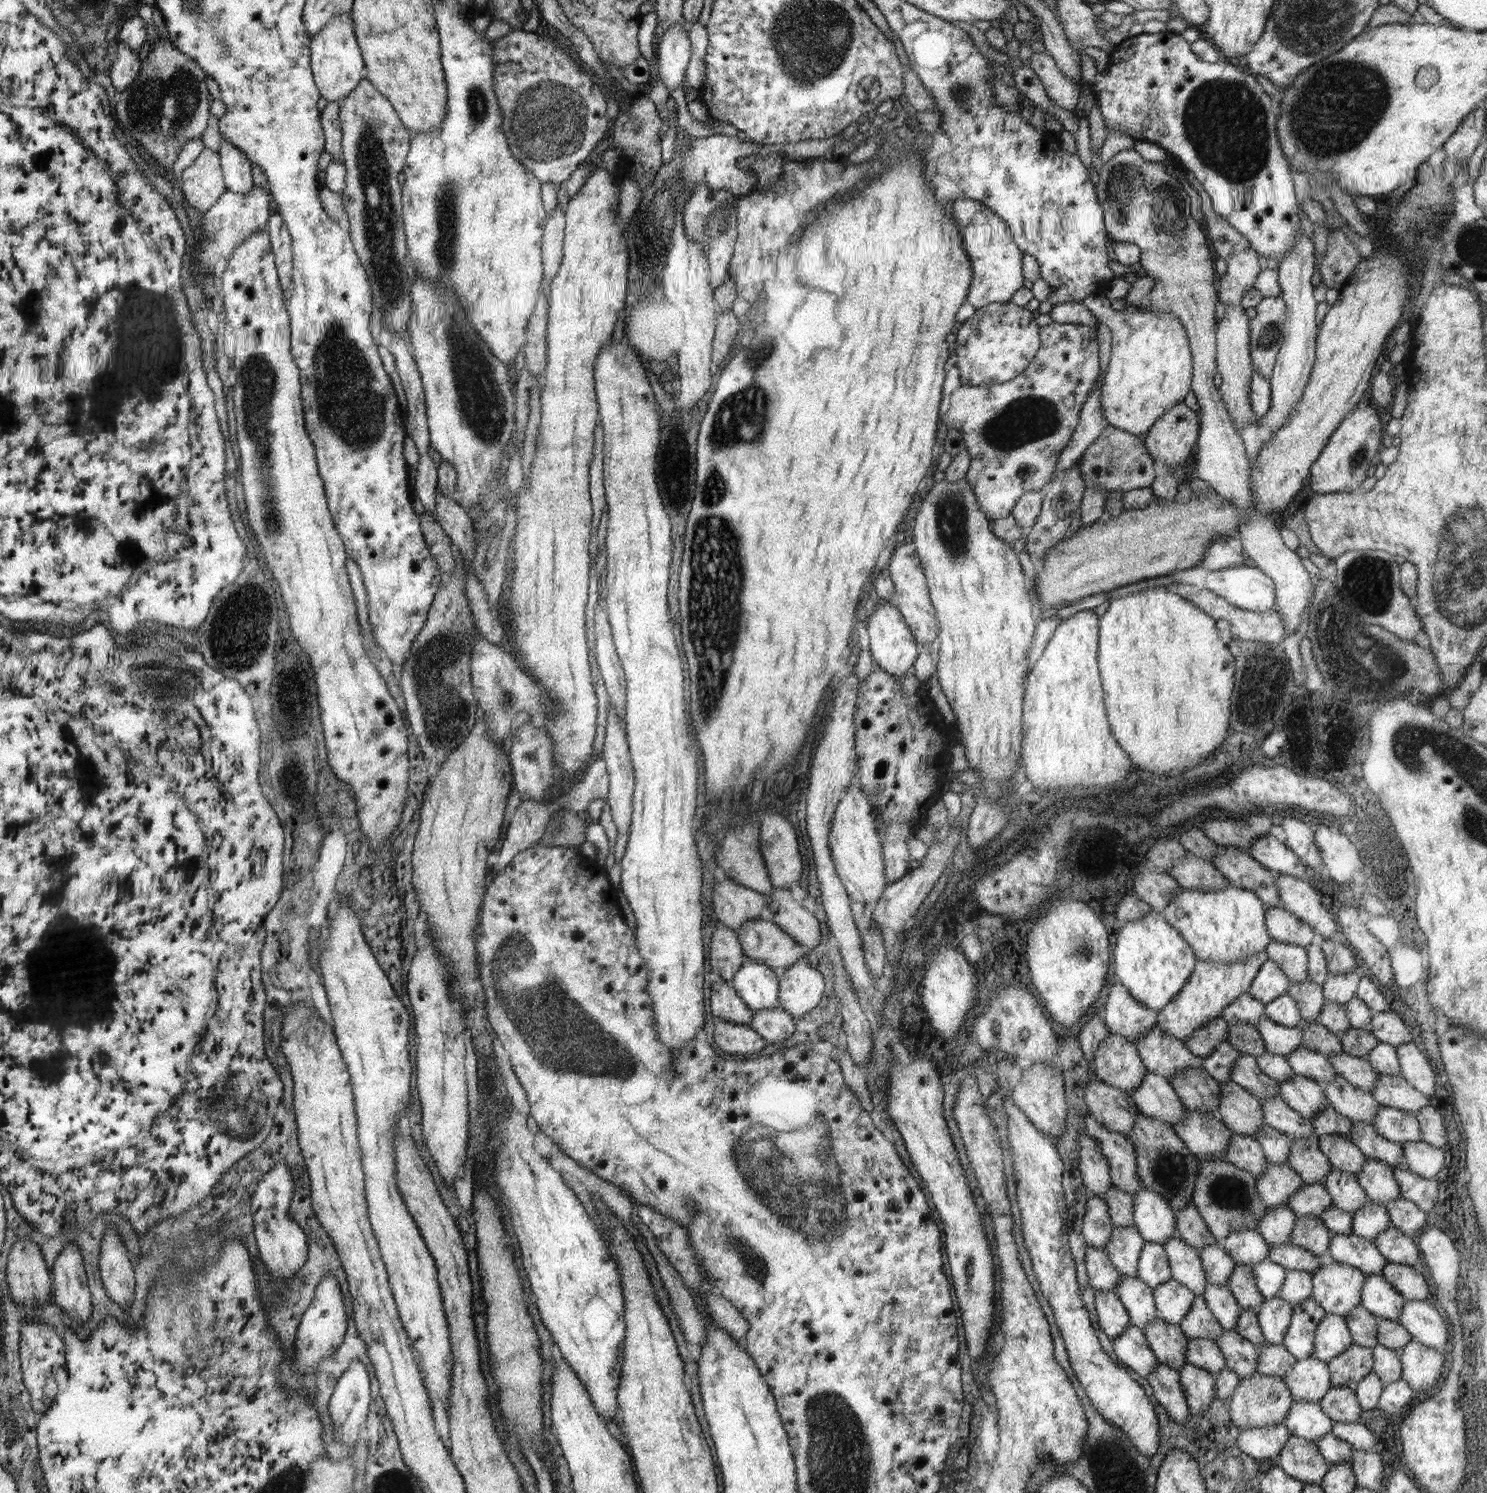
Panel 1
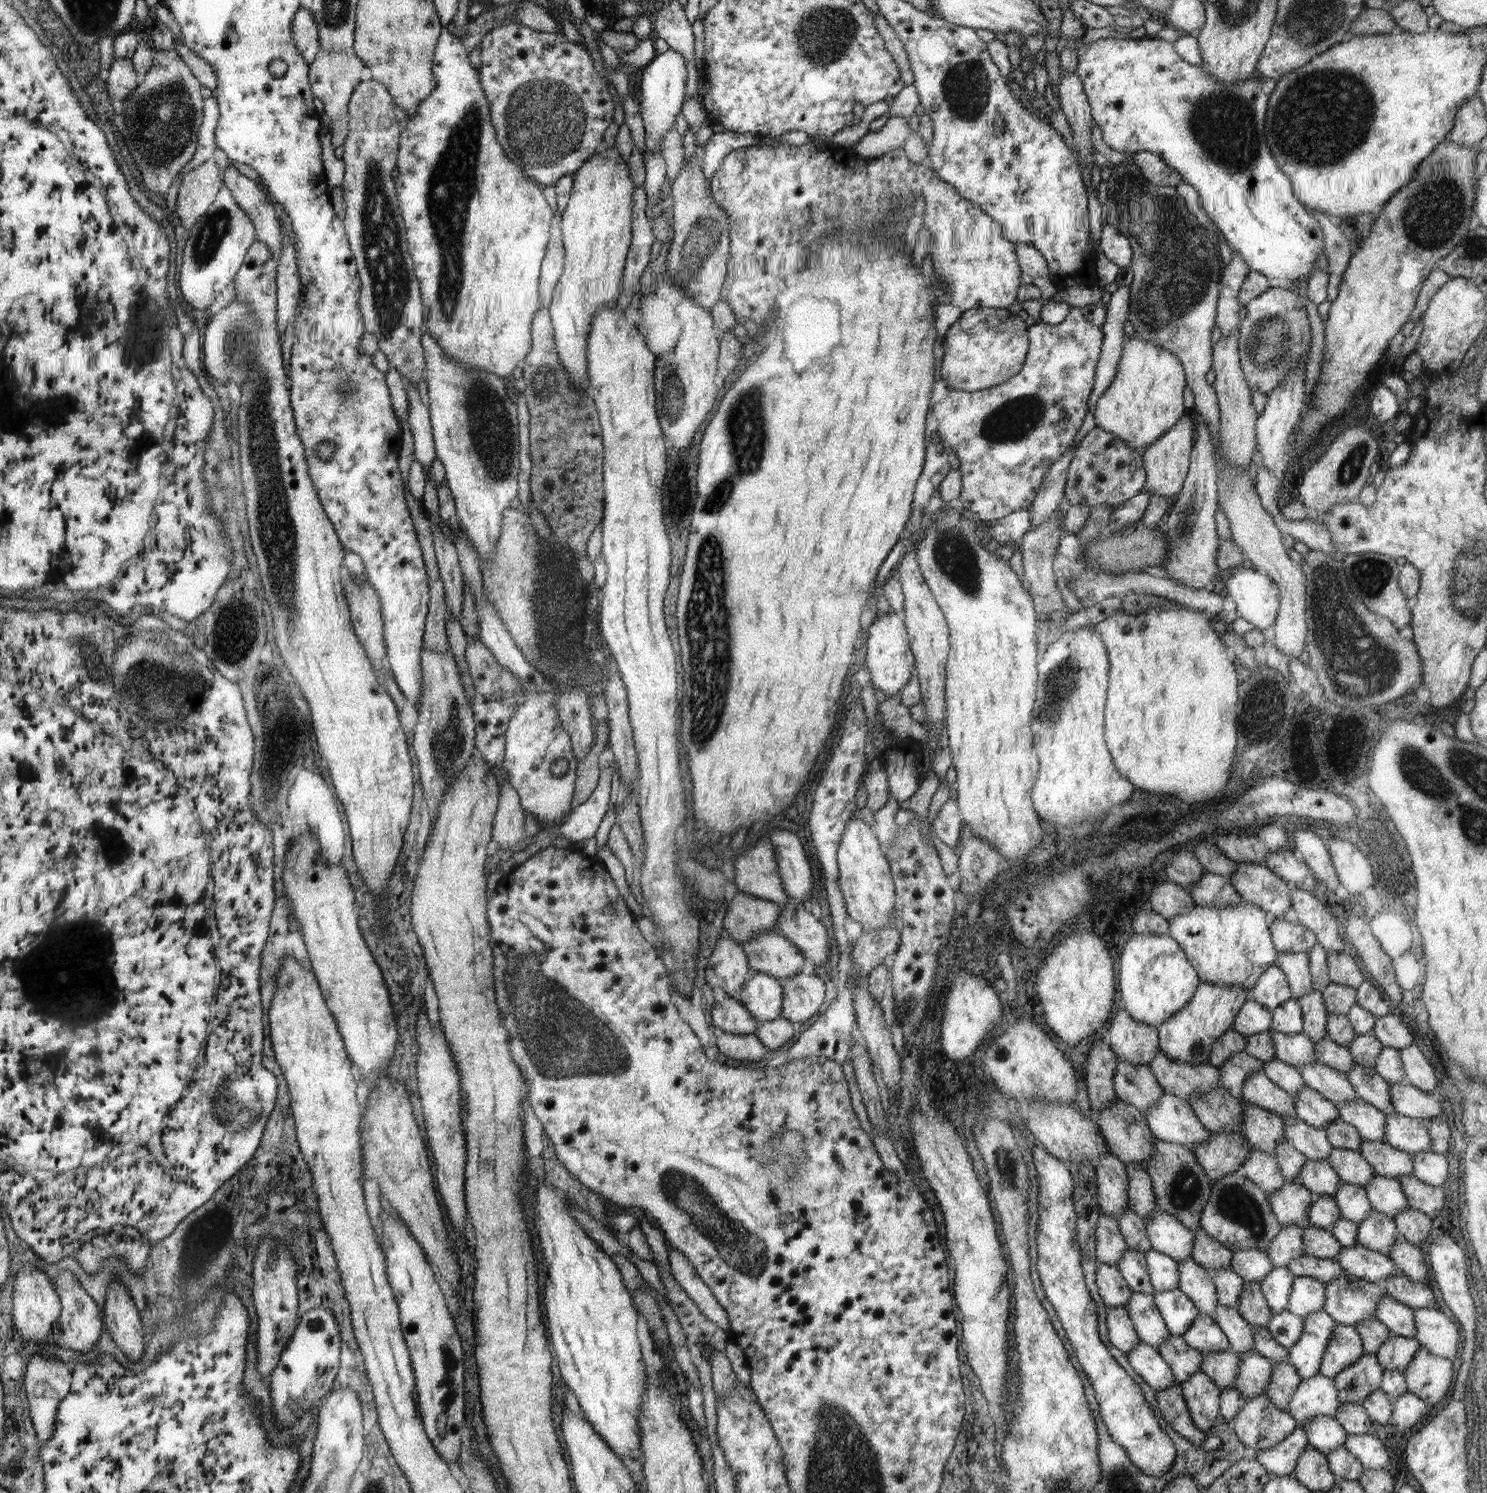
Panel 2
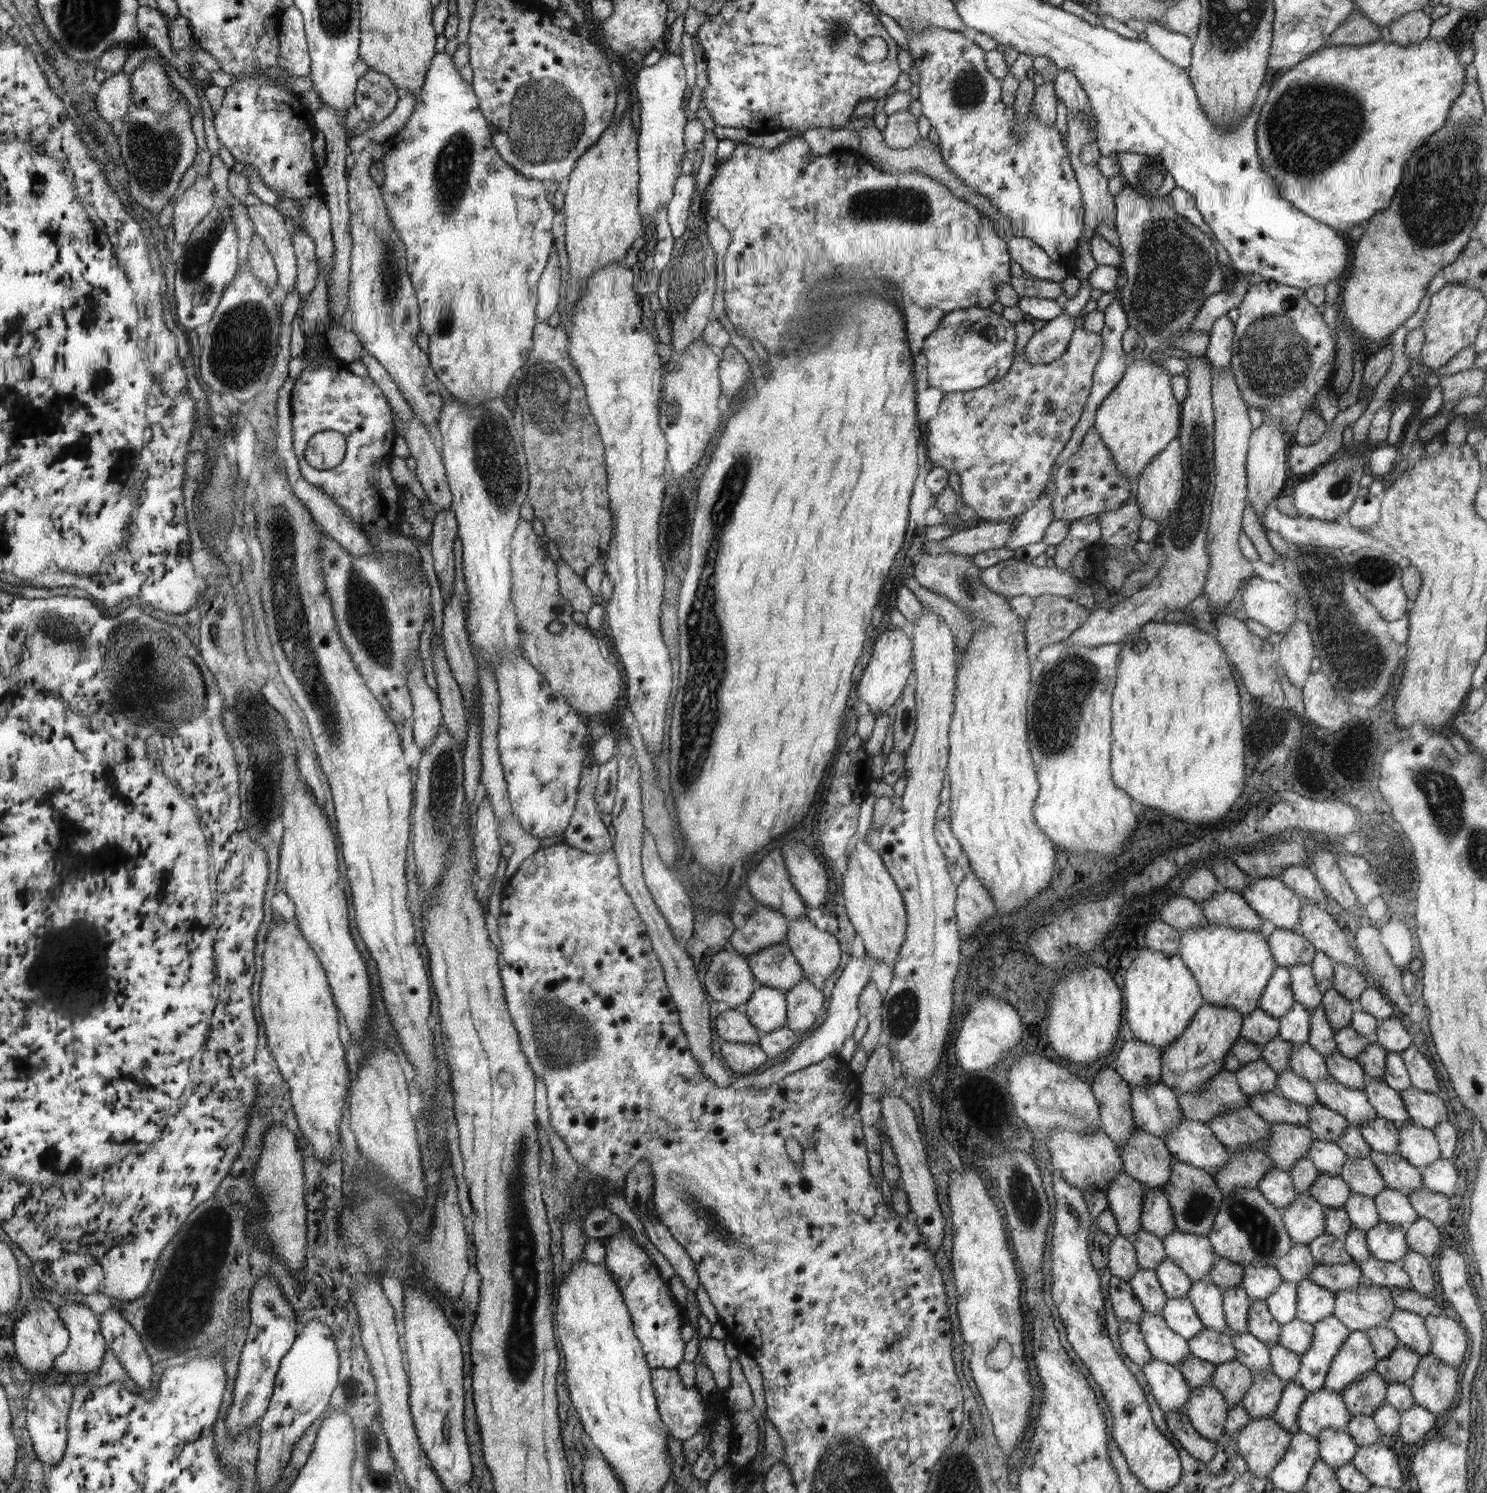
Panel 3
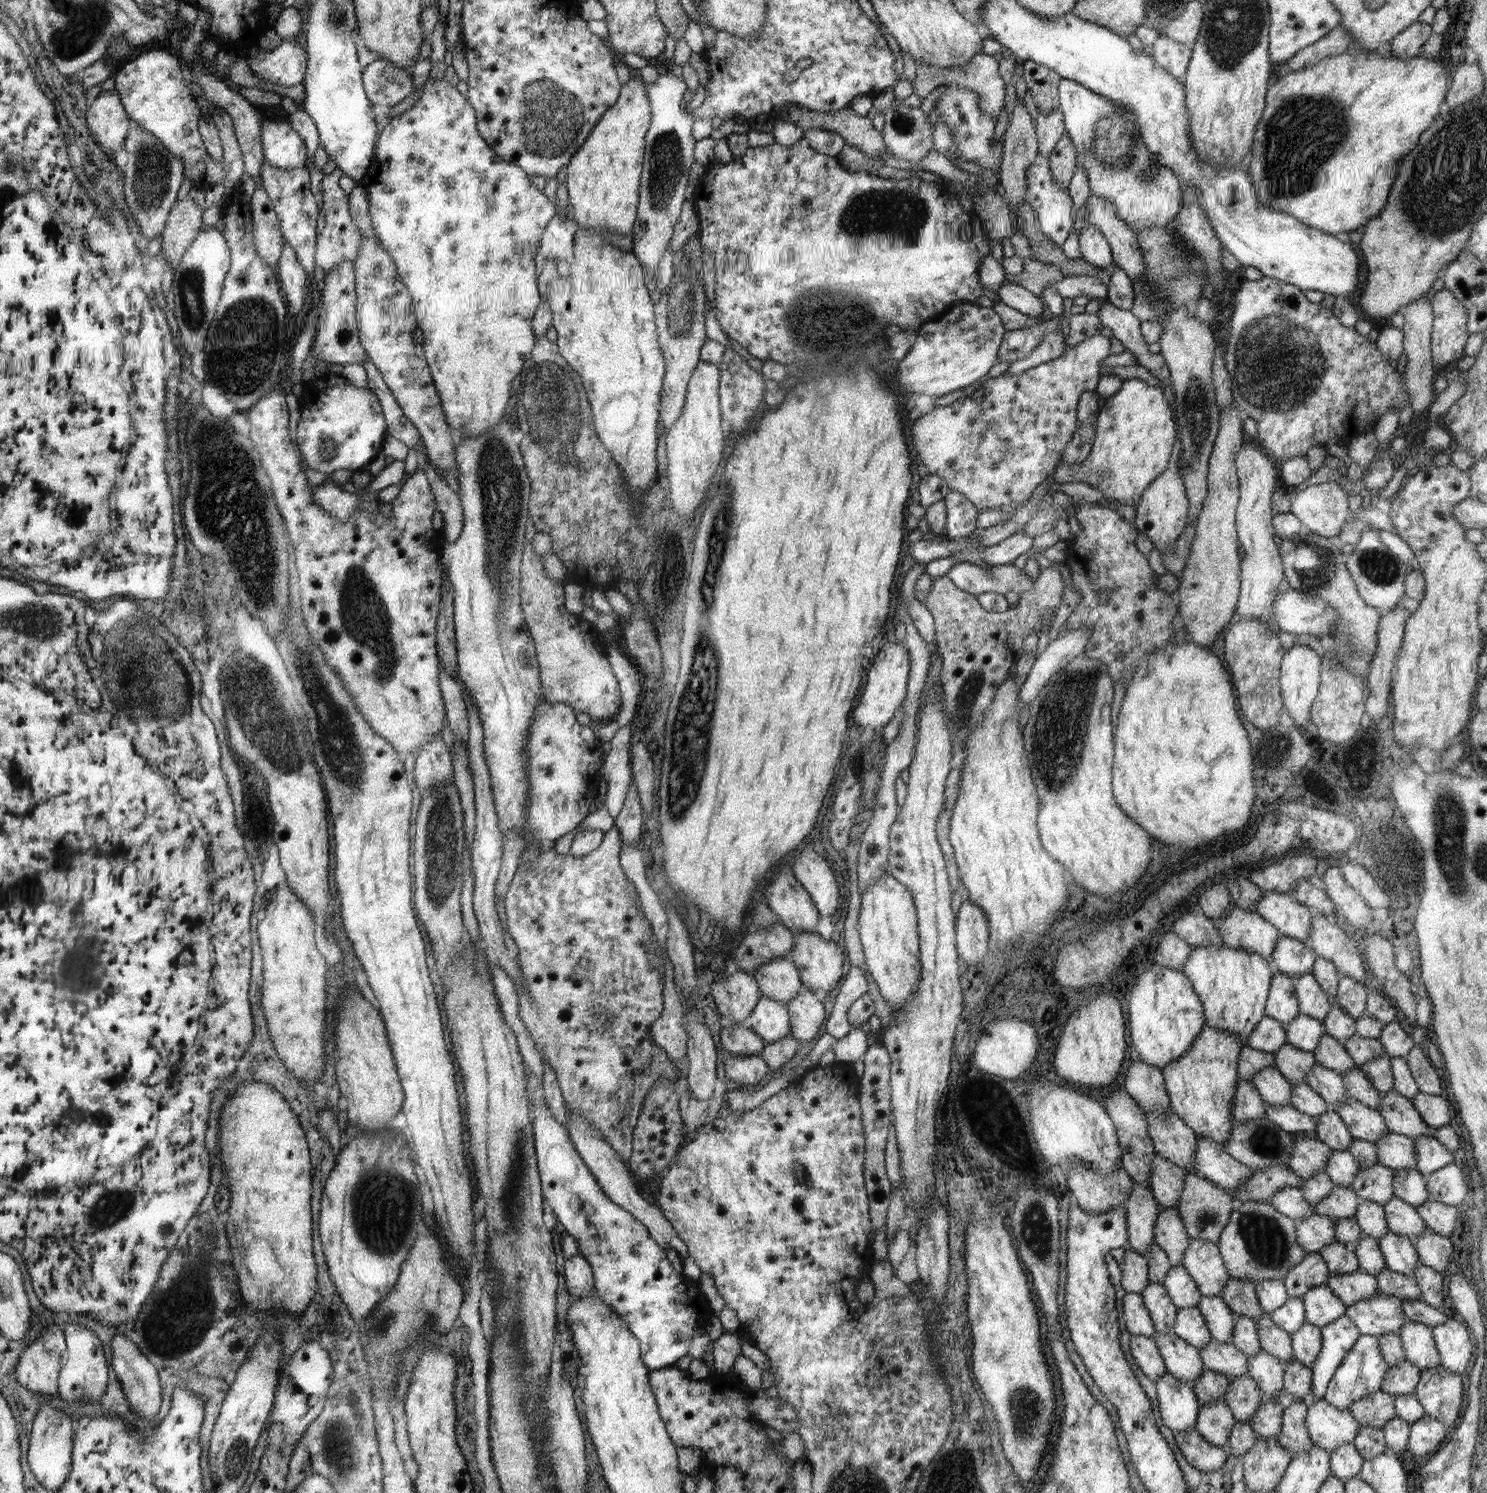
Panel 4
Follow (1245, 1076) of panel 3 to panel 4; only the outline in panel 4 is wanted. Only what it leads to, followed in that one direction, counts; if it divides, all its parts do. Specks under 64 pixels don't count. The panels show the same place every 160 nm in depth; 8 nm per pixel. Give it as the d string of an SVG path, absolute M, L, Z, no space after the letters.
M1273 1066L1263 1068L1253 1076L1252 1084L1260 1096L1272 1106L1289 1104L1293 1086L1291 1082Z

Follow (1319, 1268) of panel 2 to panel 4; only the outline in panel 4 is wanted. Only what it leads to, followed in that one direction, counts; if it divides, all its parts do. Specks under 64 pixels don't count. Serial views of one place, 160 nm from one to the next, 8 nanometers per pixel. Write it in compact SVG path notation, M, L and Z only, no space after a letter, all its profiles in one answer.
M1357 1270L1350 1274L1329 1273L1326 1286L1346 1305L1352 1306L1363 1298L1374 1296L1379 1290L1377 1276Z

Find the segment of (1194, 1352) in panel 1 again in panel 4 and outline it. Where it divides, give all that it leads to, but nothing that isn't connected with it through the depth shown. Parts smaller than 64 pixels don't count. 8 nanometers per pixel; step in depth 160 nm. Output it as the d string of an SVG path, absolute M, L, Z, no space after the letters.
M1247 1374L1228 1379L1228 1391L1226 1391L1223 1401L1236 1420L1248 1423L1263 1400L1257 1382Z

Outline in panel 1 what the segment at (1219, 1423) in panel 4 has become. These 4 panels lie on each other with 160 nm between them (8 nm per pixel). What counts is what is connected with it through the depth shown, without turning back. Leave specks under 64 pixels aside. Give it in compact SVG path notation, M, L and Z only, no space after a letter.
M1186 1364L1179 1371L1185 1400L1191 1414L1206 1412L1215 1398L1215 1379L1208 1371Z

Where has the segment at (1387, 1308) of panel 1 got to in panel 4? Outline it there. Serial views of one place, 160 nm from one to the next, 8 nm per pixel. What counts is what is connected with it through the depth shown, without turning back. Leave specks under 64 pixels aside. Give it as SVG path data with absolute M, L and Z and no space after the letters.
M1407 1319L1398 1336L1403 1342L1405 1359L1421 1372L1441 1366L1440 1353L1435 1345L1432 1329Z

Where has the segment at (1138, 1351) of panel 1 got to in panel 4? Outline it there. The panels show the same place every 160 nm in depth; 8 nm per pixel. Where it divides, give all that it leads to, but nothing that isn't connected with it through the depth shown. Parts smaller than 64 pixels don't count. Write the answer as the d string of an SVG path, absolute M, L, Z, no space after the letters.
M1167 1373L1154 1381L1163 1424L1176 1432L1195 1429L1196 1419L1202 1404L1197 1400L1193 1388L1186 1382Z

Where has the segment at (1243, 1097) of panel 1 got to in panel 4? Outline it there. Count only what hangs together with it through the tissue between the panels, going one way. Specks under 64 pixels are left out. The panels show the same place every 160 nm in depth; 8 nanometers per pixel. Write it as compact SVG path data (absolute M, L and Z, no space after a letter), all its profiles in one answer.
M1294 1134L1292 1138L1293 1149L1286 1164L1303 1179L1325 1172L1326 1163L1333 1153L1333 1148L1326 1146L1317 1137Z

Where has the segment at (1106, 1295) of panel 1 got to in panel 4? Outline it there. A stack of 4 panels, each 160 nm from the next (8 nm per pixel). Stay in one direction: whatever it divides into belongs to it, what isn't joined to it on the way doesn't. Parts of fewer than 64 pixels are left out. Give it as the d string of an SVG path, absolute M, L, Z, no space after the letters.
M1131 1334L1130 1348L1132 1357L1138 1364L1138 1367L1152 1381L1158 1381L1160 1377L1167 1374L1164 1360L1160 1356L1160 1351L1154 1338Z

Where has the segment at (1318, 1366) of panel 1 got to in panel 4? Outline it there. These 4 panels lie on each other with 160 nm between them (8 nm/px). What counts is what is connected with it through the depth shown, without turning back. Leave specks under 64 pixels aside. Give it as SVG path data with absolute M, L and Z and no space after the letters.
M1324 1399L1316 1400L1307 1410L1306 1428L1310 1439L1314 1444L1326 1449L1326 1452L1329 1453L1343 1444L1352 1443L1354 1437L1358 1435L1360 1426L1349 1409L1334 1408Z

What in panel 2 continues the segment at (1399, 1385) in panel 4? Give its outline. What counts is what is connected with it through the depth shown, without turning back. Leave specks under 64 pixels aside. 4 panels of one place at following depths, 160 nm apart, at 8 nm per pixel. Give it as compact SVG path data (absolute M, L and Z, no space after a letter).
M1391 1333L1391 1336L1385 1339L1384 1344L1379 1346L1376 1357L1384 1370L1396 1369L1396 1371L1404 1372L1406 1367L1412 1363L1414 1354L1421 1347L1415 1338L1406 1338Z

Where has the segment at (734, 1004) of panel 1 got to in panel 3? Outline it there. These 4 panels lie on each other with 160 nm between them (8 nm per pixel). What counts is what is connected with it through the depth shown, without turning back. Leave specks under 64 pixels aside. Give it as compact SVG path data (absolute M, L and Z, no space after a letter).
M730 1008L720 1013L716 1018L714 1028L719 1038L726 1042L757 1044L762 1034L752 1025L742 1008Z

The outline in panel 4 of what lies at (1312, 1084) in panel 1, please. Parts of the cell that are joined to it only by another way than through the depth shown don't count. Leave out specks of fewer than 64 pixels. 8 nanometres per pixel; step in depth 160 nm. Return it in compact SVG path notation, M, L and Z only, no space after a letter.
M1330 1109L1321 1114L1317 1120L1317 1138L1333 1150L1348 1150L1353 1136L1341 1116Z

